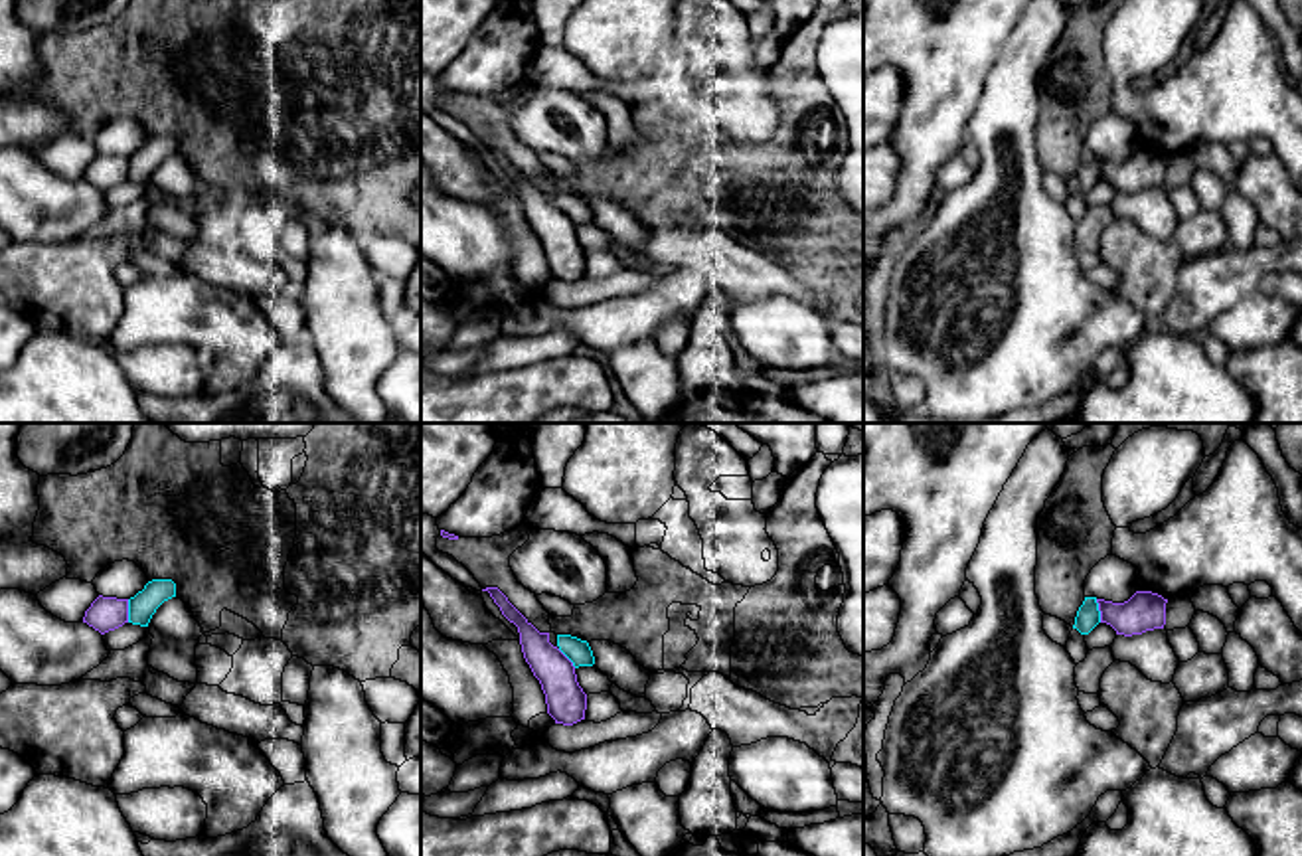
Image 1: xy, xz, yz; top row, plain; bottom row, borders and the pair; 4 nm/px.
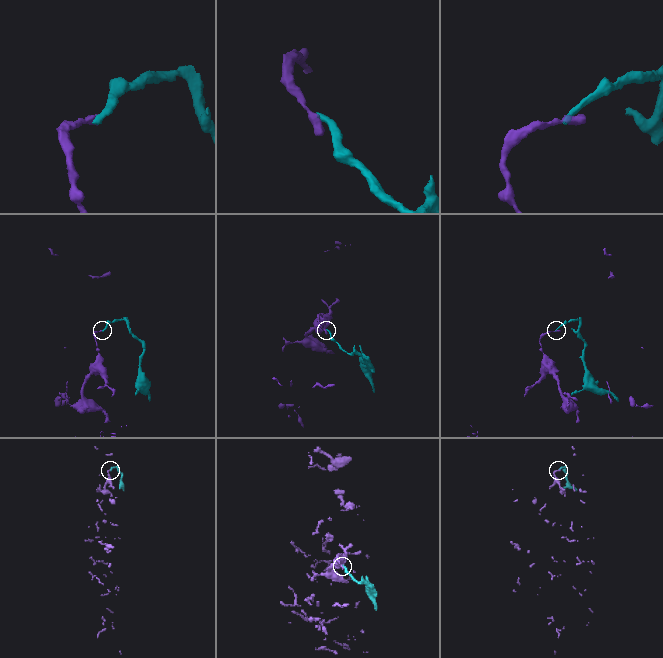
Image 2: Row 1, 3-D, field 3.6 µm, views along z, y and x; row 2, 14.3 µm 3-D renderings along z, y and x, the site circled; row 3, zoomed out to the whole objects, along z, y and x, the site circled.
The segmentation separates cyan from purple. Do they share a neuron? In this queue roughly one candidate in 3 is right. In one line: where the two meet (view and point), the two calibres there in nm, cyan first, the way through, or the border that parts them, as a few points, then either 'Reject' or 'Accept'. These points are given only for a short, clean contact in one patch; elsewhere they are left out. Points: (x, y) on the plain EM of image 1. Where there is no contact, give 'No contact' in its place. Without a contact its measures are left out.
Touches cyan at xy (129, 169). Thickness 110 nm (cyan) against 140 nm. Boundary: xy (127, 157), (129, 178). Reject

